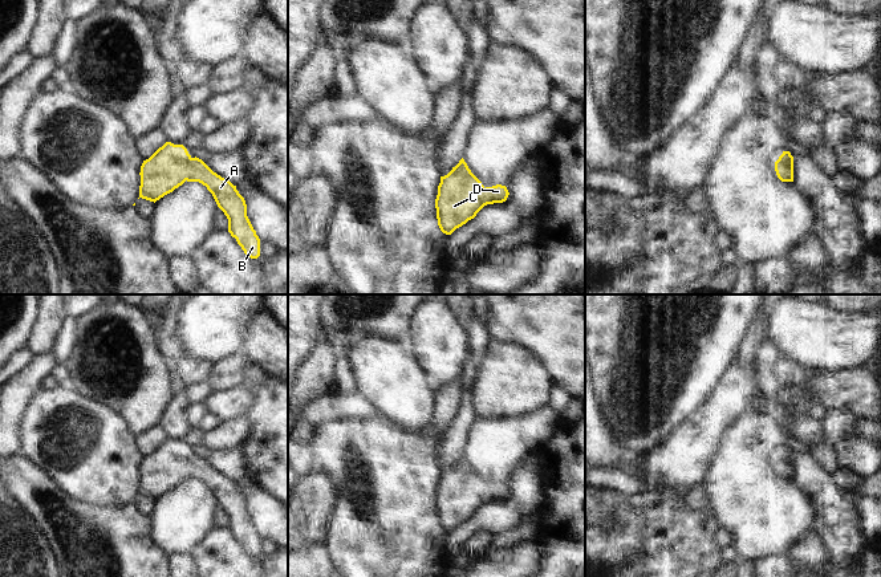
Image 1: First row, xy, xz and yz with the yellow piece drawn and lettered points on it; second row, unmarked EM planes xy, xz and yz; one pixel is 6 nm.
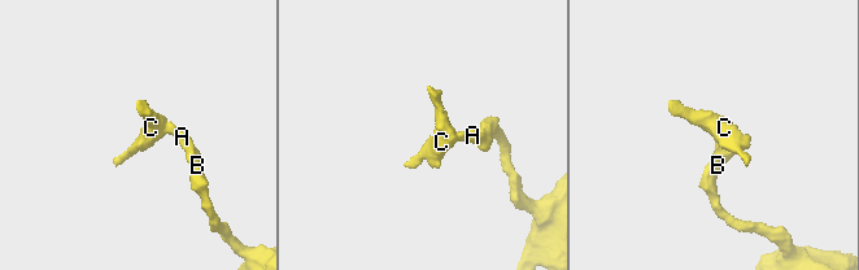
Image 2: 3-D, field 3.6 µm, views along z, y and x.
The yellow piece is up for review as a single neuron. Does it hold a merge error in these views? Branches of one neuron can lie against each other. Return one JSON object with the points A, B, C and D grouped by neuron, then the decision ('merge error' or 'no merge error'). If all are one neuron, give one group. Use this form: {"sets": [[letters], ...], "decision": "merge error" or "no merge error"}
{"sets": [["A", "B", "C", "D"]], "decision": "no merge error"}

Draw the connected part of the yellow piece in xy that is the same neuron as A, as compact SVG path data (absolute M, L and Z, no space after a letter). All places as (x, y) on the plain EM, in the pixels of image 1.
M166 439L141 463L139 495L157 499L187 479L199 479L212 491L228 516L228 529L247 554L260 553L260 536L248 513L244 495L230 478L214 470L202 456L192 455L183 442Z

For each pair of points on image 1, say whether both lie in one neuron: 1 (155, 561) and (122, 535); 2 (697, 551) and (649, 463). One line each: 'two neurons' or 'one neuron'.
1: one neuron
2: two neurons

